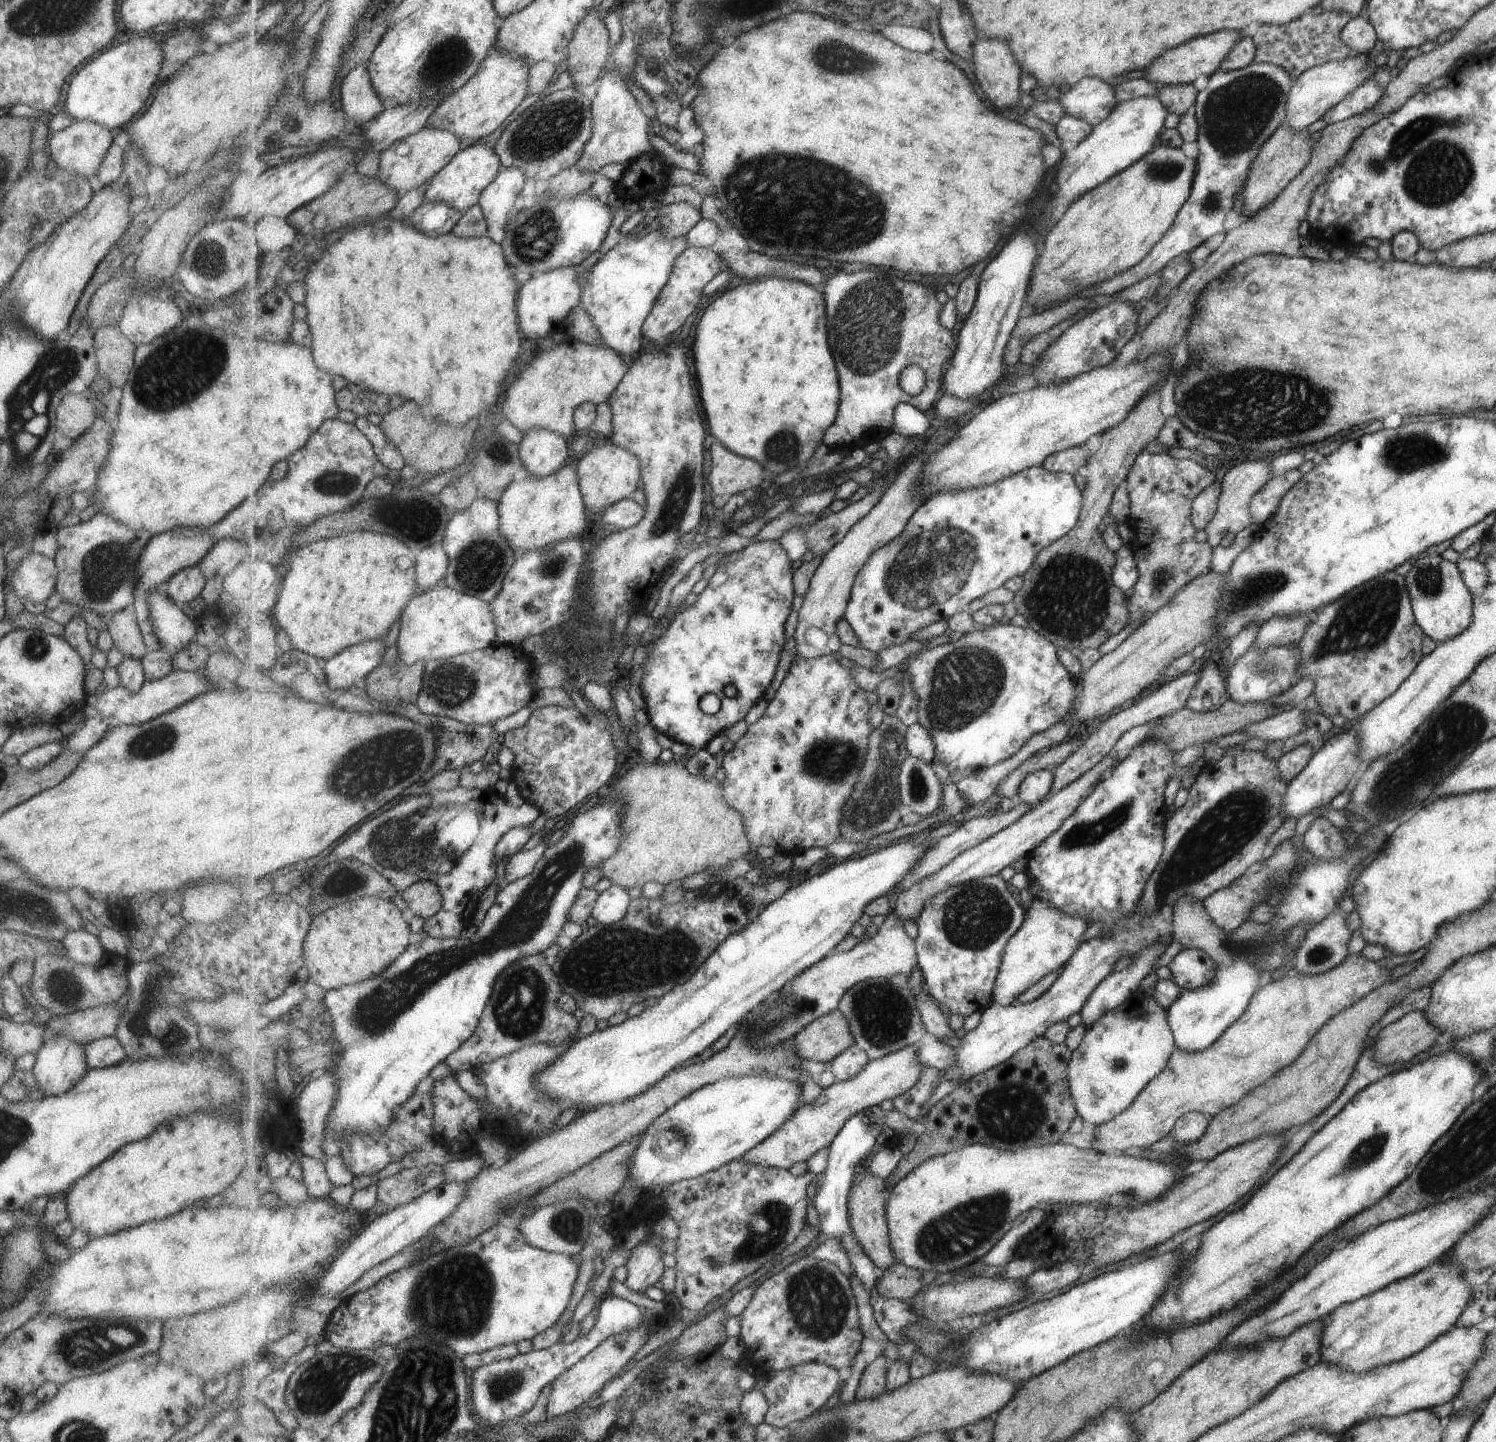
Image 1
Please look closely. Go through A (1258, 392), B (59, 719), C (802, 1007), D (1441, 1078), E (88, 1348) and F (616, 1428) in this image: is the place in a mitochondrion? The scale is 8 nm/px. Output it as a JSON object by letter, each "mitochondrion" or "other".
{"A":"mitochondrion","B":"other","C":"mitochondrion","D":"other","E":"mitochondrion","F":"other"}

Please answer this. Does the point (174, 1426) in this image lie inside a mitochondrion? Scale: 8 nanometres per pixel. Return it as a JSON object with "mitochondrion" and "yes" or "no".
{"mitochondrion":"no"}

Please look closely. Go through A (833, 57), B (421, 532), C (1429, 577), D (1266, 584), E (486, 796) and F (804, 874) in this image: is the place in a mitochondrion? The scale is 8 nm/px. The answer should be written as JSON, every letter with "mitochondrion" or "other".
{"A":"mitochondrion","B":"mitochondrion","C":"mitochondrion","D":"mitochondrion","E":"other","F":"other"}

